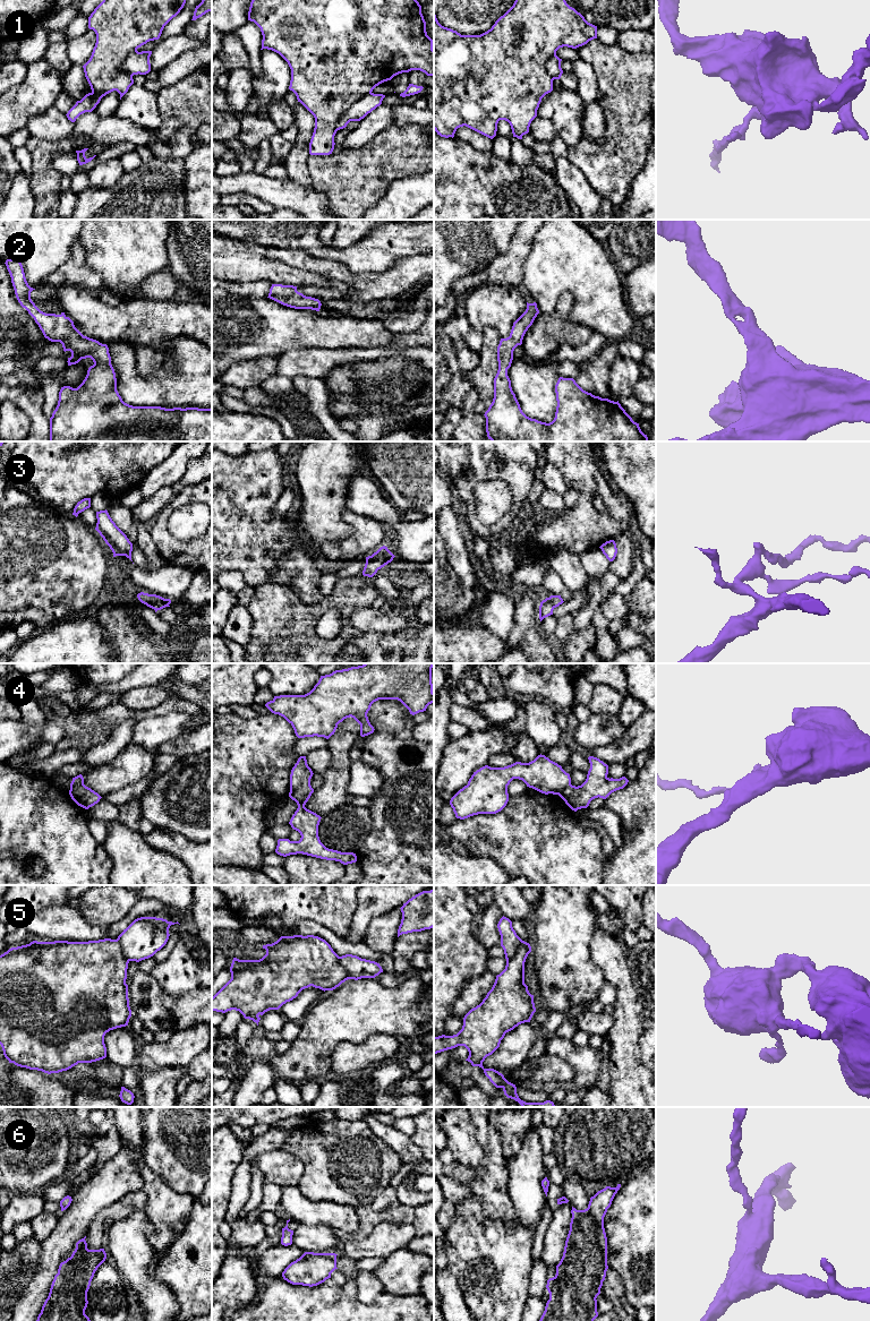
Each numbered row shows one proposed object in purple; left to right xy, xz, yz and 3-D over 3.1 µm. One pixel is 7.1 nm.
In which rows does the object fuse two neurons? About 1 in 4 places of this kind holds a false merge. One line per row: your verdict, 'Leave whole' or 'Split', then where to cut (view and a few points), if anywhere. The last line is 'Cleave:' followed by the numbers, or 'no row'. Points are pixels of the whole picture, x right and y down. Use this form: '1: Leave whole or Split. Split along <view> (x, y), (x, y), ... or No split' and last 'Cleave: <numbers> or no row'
1: Split. Split along xz (370, 92), (355, 102), (340, 117), (337, 129)
2: Leave whole. No split
3: Split. Split along xz (372, 555), (382, 560), (392, 559)
4: Split. Split along xz (309, 795), (296, 801)
5: Split. Split along yz (528, 943), (520, 944), (517, 951), (506, 959)
6: Leave whole. No split
Cleave: 1, 3, 4, 5

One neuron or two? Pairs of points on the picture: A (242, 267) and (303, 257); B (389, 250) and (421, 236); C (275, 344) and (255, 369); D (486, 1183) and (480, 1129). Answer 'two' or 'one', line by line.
A: two
B: one
C: two
D: one

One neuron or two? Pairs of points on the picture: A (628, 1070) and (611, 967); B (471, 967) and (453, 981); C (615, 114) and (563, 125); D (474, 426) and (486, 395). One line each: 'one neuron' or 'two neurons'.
A: one neuron
B: one neuron
C: two neurons
D: two neurons

